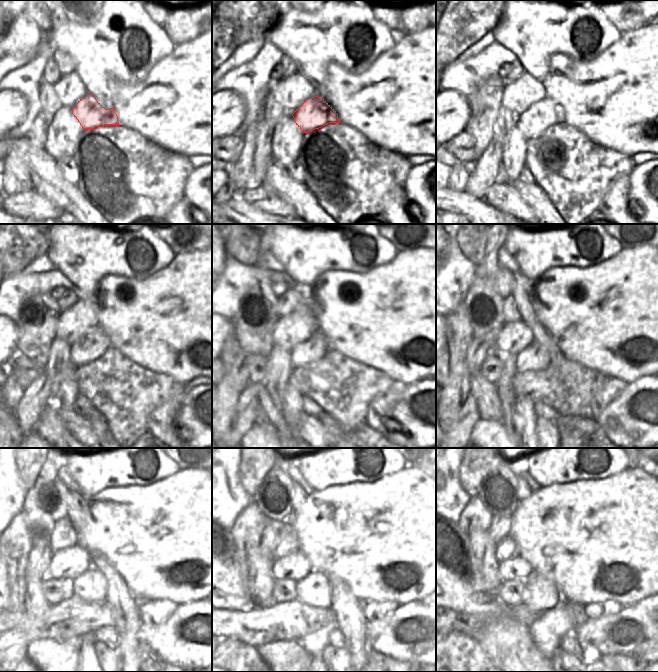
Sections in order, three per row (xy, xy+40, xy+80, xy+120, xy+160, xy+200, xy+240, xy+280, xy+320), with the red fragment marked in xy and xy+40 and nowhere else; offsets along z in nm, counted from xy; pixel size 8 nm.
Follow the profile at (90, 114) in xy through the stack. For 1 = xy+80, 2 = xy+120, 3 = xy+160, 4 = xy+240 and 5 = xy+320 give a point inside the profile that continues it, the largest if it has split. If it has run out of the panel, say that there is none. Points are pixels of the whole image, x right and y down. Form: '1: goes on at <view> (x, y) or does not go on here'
1: goes on at xy+80 (545, 113)
2: goes on at xy+120 (88, 348)
3: goes on at xy+160 (315, 348)
4: goes on at xy+240 (91, 586)
5: goes on at xy+320 (541, 595)

